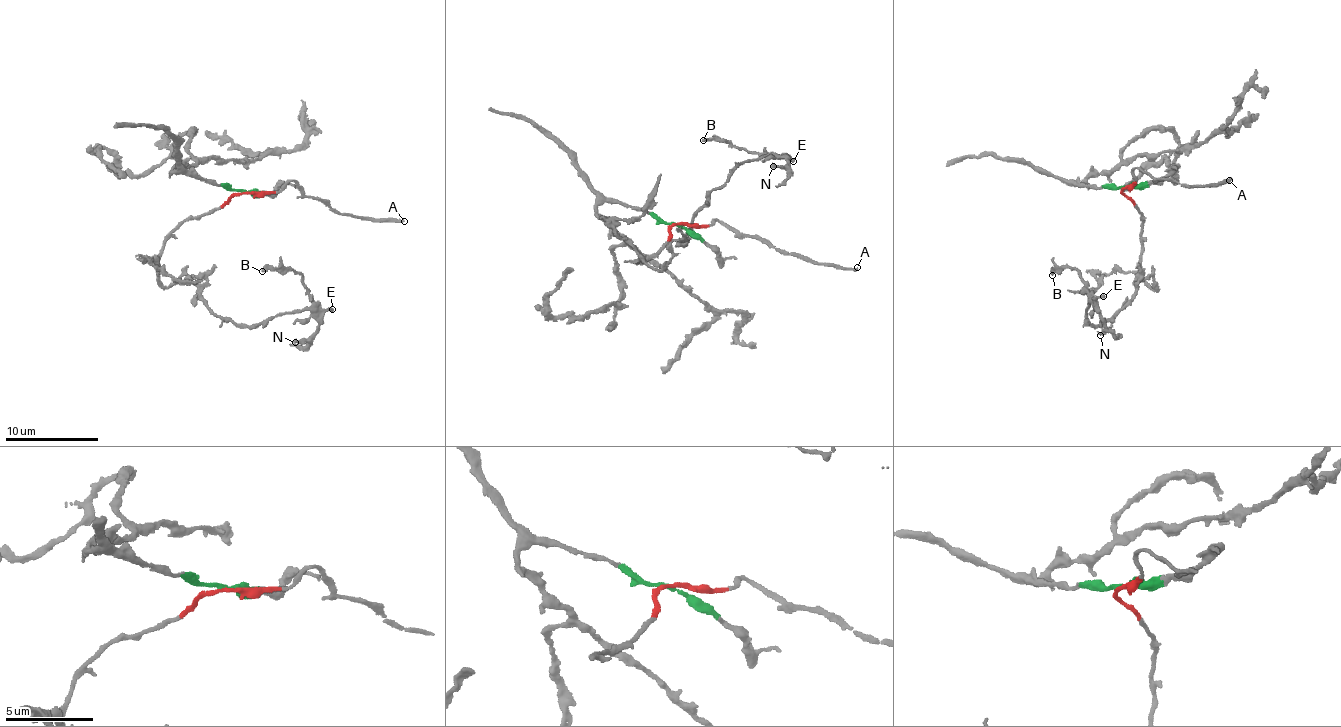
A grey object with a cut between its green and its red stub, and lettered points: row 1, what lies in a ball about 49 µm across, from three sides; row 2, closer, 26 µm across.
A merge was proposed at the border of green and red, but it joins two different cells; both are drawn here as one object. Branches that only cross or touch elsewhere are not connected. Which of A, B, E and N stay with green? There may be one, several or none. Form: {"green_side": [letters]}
{"green_side": []}

